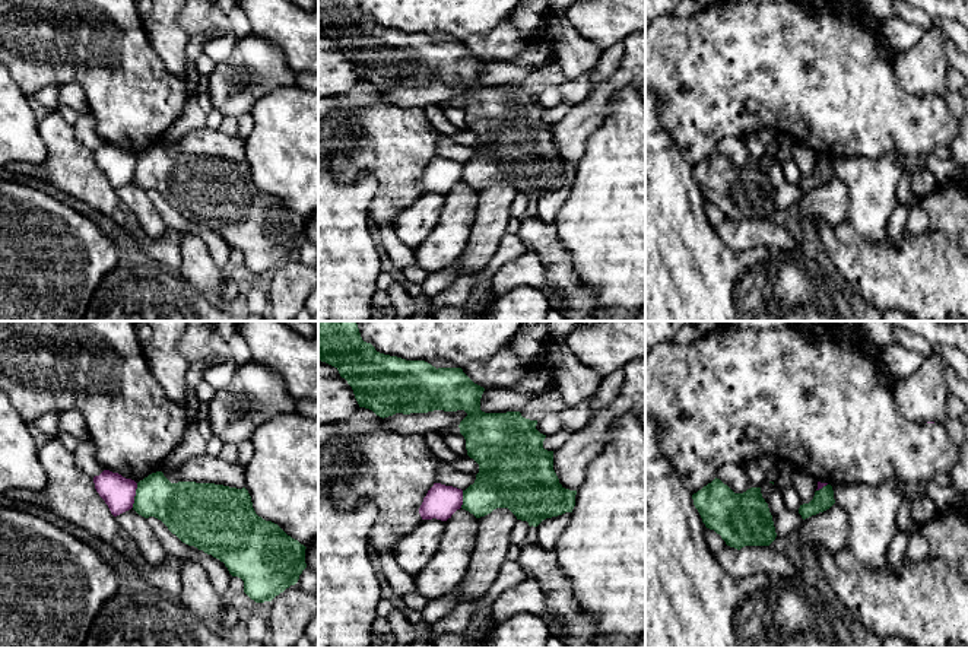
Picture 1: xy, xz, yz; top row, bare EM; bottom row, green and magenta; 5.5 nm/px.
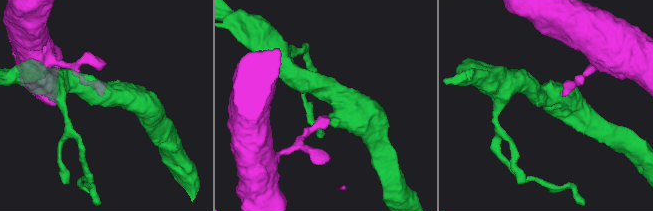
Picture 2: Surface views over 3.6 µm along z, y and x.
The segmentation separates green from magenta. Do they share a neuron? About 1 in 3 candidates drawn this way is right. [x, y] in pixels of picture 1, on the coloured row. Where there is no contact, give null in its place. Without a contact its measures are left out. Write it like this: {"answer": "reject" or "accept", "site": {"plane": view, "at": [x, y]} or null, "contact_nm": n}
{"answer": "reject", "site": {"plane": "xy", "at": [136, 495]}, "contact_nm": 140}

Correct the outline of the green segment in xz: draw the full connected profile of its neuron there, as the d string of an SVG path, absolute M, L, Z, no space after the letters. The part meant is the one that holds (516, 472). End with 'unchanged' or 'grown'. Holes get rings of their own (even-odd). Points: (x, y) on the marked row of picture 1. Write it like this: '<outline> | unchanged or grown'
M318 321L318 360L334 366L340 377L352 387L359 407L372 410L380 417L396 413L428 413L434 410L464 410L467 416L460 422L460 433L466 439L467 455L479 464L476 480L463 490L461 508L476 518L491 514L496 508L508 508L517 520L537 527L543 520L572 512L577 490L565 489L553 470L553 451L543 448L546 435L536 429L537 420L521 416L520 412L485 413L480 410L483 387L475 384L461 368L435 368L425 360L406 360L375 350L362 340L356 321Z | unchanged

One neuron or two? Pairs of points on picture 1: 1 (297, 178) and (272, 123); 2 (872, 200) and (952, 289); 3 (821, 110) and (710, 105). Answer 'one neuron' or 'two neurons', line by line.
1: one neuron
2: two neurons
3: one neuron

